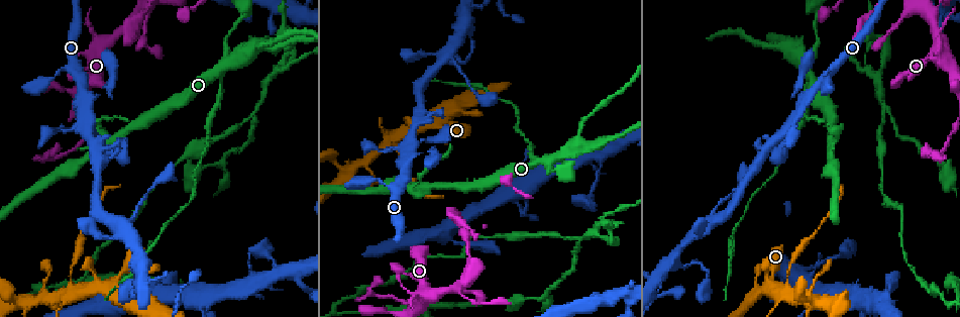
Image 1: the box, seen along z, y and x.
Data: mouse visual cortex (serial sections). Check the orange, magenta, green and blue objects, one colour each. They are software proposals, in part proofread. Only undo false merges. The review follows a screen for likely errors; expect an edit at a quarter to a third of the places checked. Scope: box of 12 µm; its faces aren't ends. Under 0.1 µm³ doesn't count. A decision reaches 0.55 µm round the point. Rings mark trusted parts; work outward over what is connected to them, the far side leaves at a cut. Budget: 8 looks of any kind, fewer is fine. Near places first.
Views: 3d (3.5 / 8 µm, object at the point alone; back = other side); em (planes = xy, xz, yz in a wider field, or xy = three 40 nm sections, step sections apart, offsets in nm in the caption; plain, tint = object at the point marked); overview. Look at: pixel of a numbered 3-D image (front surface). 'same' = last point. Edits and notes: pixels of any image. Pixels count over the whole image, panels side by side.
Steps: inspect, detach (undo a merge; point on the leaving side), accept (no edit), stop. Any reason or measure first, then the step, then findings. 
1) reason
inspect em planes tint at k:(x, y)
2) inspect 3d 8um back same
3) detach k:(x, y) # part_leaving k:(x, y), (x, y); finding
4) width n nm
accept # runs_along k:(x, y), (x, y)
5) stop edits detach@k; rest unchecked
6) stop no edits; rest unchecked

a fork
inspect 3d 3.5um back at 1:(832, 140)

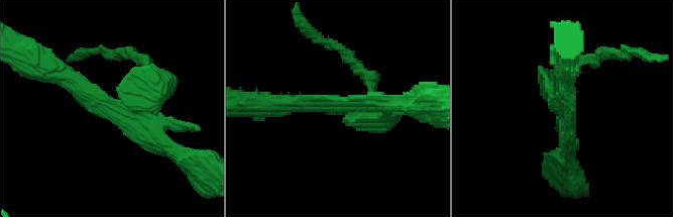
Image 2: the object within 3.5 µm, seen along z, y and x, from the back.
inspect em planes tint at 2:(566, 106)

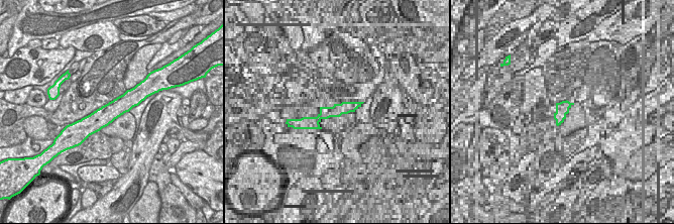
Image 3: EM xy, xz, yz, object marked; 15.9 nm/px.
width 320 nm
accept # runs_along 2:(54, 73), (169, 147); one cell here

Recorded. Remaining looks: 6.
two arms in line, one across
inspect 3d 3.5um at 1:(550, 158)

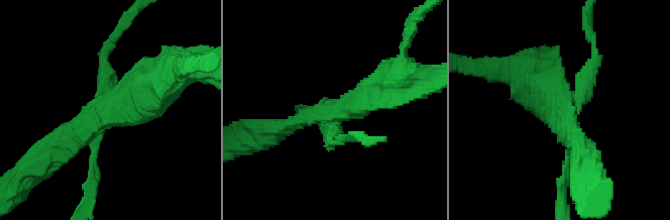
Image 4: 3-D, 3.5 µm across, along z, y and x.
arms 3; arm_widths 250, 250, 500 nm; shape alone is not enough
inspect em xy step 1 plain at 4:(564, 108)

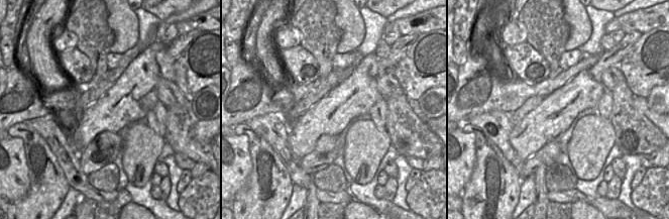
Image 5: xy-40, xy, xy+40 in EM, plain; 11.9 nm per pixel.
with the object marked
inspect em xy step 1 tint same

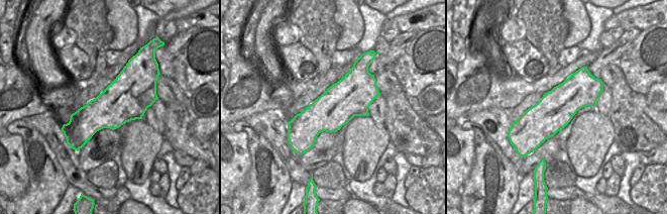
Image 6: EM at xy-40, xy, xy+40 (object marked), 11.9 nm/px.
detach 4:(535, 96) # part_leaving 4:(561, 106), (522, 70), (530, 67); two cells meet here

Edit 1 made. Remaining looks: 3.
sharp bend
inspect 3d 3.5um at 1:(936, 25)

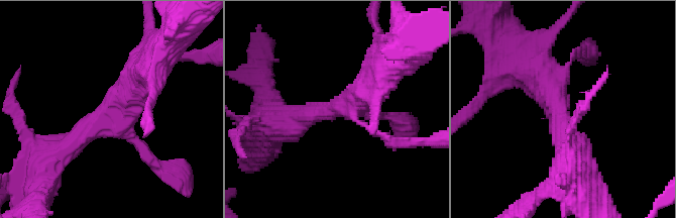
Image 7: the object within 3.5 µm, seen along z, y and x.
now the EM
inspect em planes tint at 7:(559, 110)

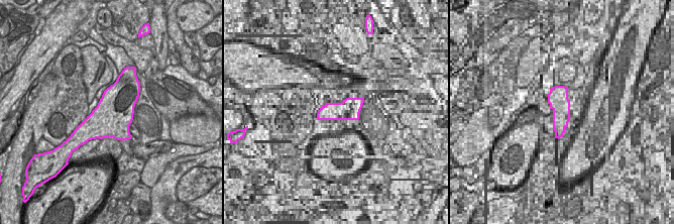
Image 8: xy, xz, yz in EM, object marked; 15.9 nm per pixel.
accept # runs_along 7:(55, 153), (92, 126), (148, 70); continuous, no second cell

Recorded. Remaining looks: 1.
stop edits detach@4; rest unchecked

